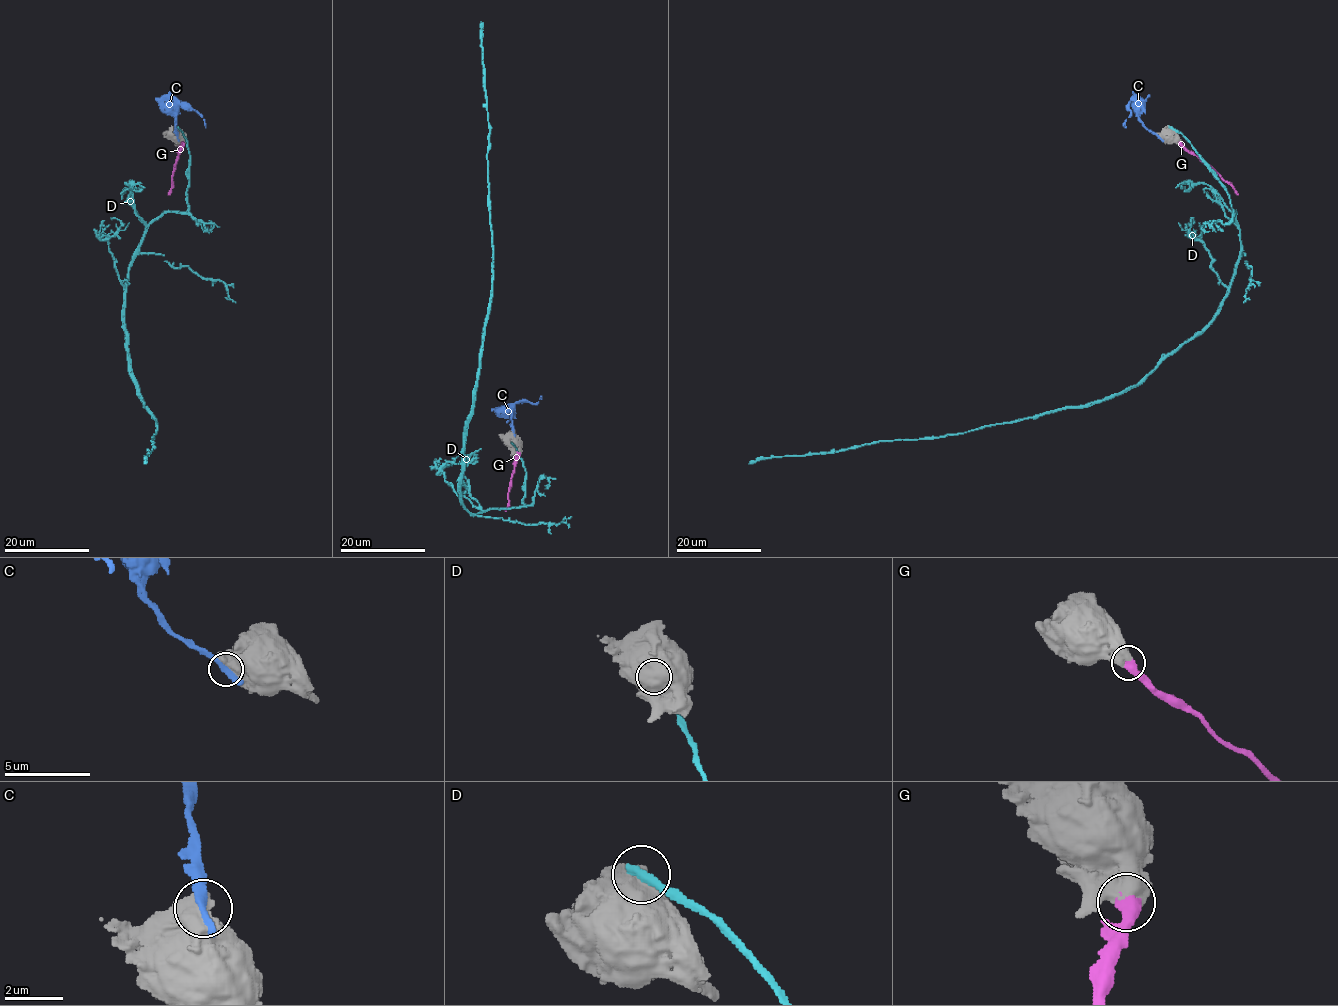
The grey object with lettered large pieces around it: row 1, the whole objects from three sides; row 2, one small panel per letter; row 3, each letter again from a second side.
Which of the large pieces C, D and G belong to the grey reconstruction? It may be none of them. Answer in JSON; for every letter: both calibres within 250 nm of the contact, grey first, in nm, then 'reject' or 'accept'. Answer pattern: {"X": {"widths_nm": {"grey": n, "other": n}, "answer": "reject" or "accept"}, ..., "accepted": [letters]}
{"C": {"widths_nm": {"grey": 1050, "other": 260}, "answer": "reject"}, "D": {"widths_nm": {"grey": 850, "other": 360}, "answer": "reject"}, "G": {"widths_nm": {"grey": 850, "other": 600}, "answer": "accept"}, "accepted": ["G"]}

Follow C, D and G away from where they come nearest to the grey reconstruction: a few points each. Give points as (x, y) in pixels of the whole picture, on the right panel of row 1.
C: (1159, 137), (1144, 125), (1131, 105), (1128, 109), (1130, 115), (1125, 121), (1126, 127)
D: (1171, 127), (1226, 191), (1240, 256), (1219, 313), (1139, 382), (1084, 405), (967, 431), (748, 463)
G: (1180, 143), (1209, 165), (1238, 195)

